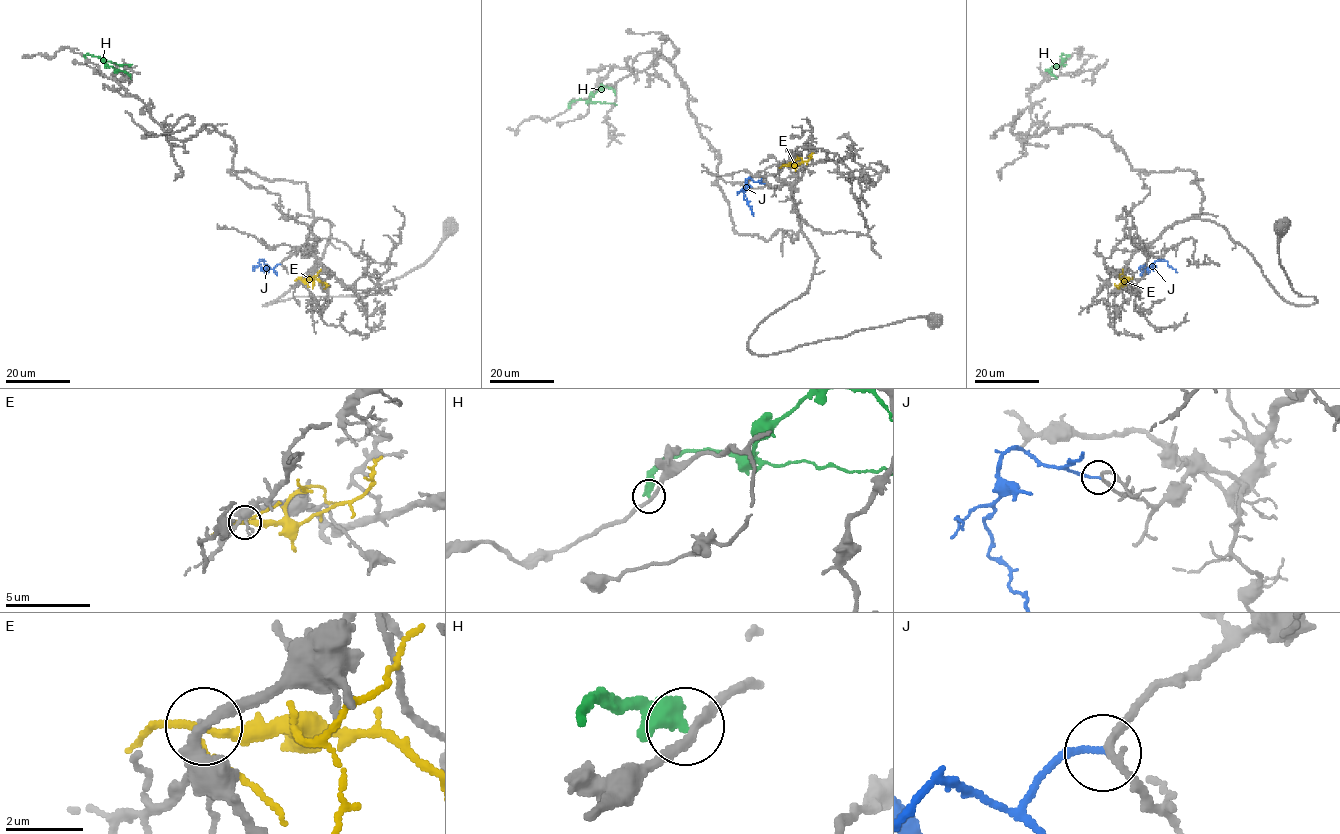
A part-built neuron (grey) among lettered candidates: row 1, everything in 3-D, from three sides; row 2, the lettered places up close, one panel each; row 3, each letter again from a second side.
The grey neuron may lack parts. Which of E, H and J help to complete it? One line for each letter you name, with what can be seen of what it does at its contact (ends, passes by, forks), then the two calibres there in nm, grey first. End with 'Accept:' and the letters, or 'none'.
J: it ends | 200/160 nm
Accept: J

